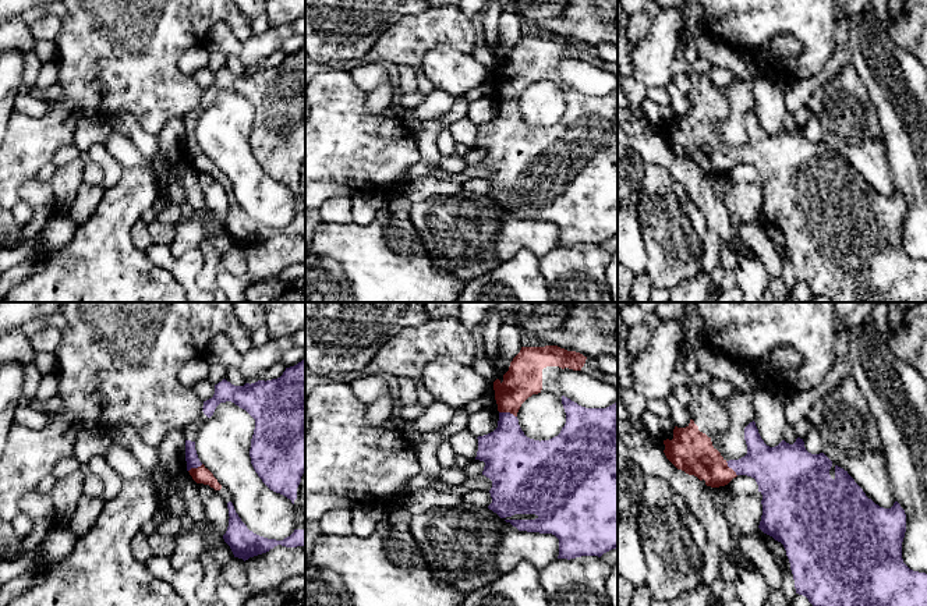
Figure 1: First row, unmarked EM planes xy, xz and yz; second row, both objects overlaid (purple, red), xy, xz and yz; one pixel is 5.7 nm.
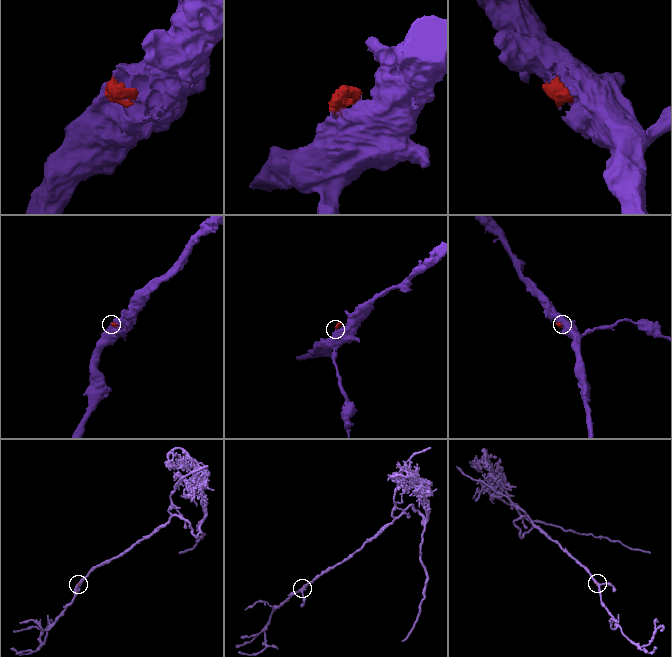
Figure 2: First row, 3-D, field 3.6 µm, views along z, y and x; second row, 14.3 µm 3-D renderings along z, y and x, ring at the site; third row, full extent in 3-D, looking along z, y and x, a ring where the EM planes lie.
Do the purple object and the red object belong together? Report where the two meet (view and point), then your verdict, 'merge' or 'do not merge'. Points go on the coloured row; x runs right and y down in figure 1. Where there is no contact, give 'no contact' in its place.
contact xz (508, 413); merge

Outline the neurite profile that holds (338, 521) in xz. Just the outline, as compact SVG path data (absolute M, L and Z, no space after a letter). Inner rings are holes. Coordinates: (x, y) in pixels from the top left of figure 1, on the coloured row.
M333 508L319 520L321 531L326 535L351 535L351 508Z

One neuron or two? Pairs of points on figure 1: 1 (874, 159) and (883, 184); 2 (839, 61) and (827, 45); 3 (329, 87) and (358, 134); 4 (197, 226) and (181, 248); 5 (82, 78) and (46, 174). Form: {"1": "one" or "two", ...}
{"1": "one", "2": "two", "3": "one", "4": "one", "5": "two"}

